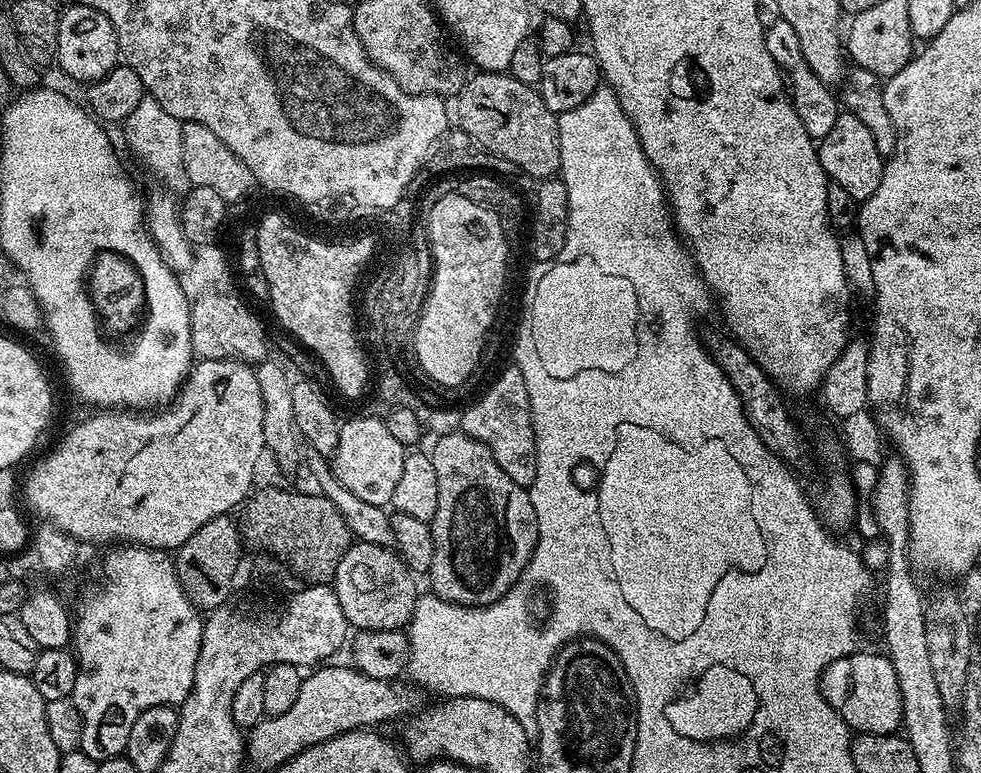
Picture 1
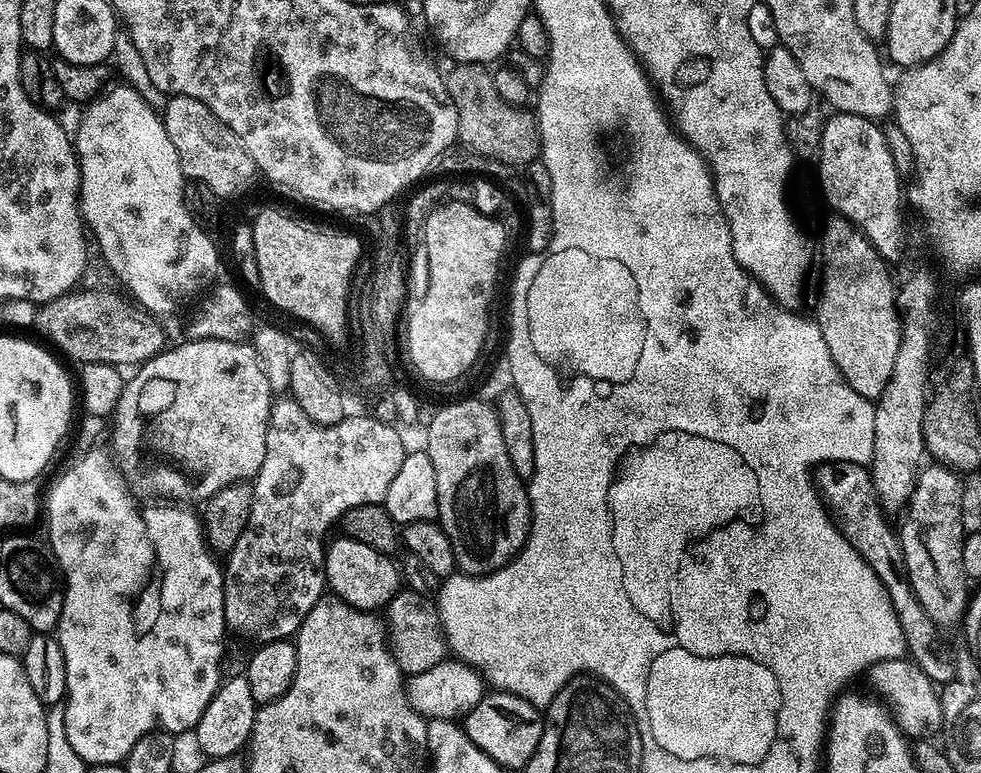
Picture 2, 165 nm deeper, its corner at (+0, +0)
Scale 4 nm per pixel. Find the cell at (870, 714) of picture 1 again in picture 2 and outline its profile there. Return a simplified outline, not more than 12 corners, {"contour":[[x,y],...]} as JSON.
{"contour":[[911,659],[879,660],[866,679],[905,737],[944,719],[937,685]]}

